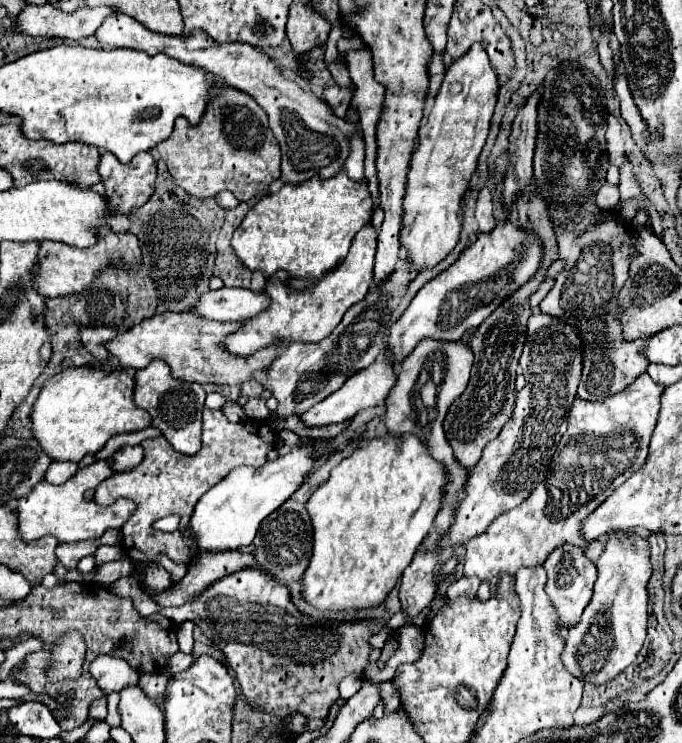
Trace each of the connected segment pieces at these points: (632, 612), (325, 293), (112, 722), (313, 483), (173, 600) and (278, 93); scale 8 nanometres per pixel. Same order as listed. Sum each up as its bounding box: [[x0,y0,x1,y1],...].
[[561,530,651,684],[223,224,377,356],[105,692,119,726],[253,448,353,586],[153,550,253,608],[95,14,355,184]]

